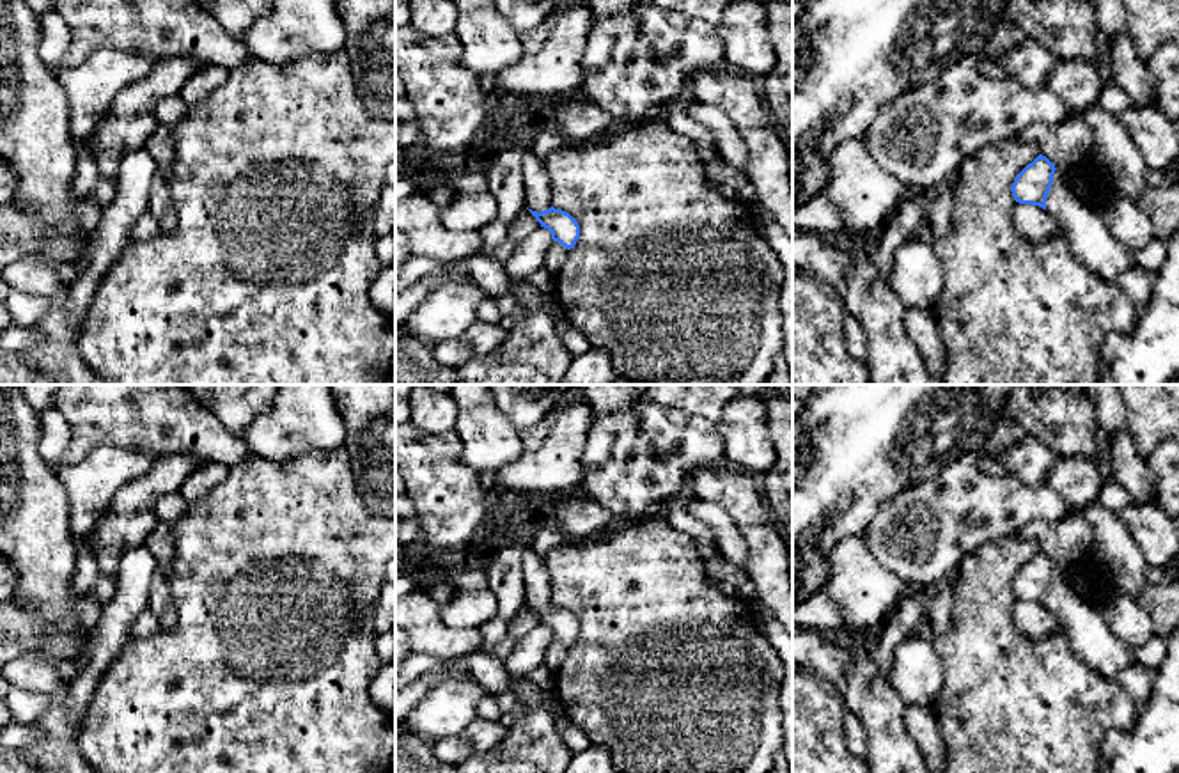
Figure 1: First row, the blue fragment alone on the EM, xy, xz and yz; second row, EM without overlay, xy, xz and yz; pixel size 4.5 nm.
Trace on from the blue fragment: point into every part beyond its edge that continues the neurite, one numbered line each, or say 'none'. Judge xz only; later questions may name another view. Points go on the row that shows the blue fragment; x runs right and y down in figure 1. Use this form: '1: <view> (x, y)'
1: xz (557, 254)

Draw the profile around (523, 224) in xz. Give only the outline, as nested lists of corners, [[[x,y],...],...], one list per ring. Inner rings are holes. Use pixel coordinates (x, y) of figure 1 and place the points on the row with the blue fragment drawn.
[[[525,207],[511,223],[509,223],[509,238],[514,245],[523,241],[527,236],[530,236],[534,230],[537,230],[541,223],[535,220],[535,216]]]

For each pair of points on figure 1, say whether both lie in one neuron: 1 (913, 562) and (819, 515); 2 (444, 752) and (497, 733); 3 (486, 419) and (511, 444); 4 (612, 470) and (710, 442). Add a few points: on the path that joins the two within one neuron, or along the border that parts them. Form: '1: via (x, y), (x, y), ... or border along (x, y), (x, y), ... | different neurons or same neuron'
1: border along (883, 500), (871, 525), (860, 536) | different neurons
2: via (456, 749), (484, 734) | same neuron
3: via (491, 424), (506, 438) | same neuron
4: via (637, 468), (665, 468), (674, 460), (685, 456) | same neuron

